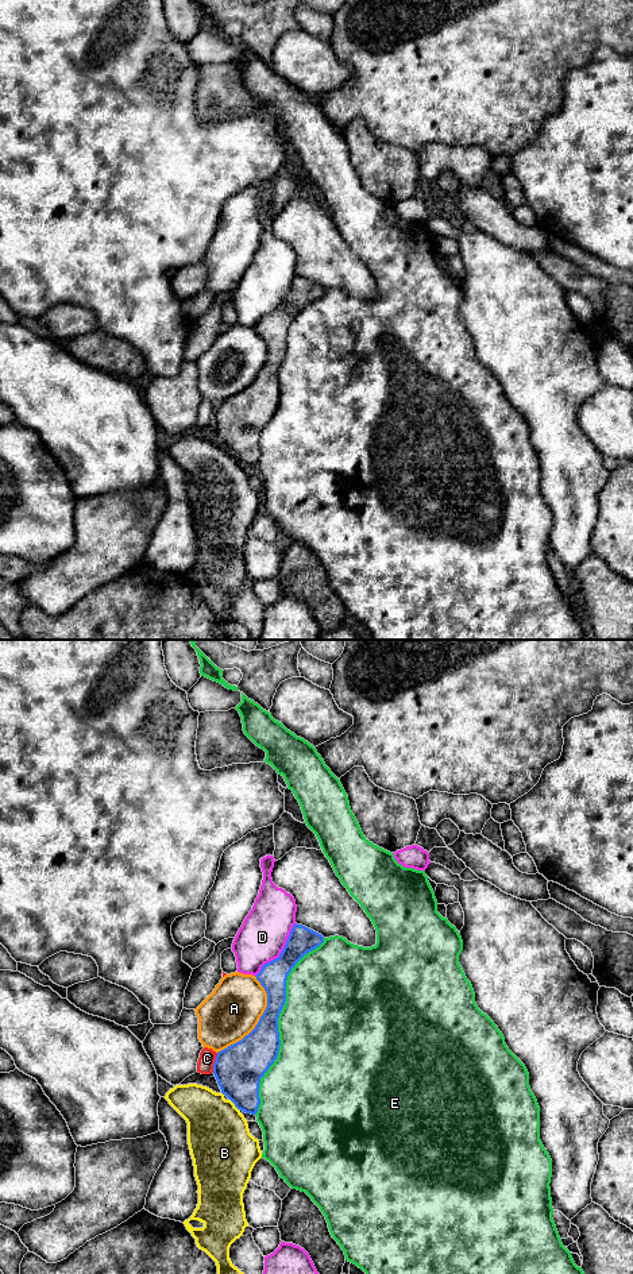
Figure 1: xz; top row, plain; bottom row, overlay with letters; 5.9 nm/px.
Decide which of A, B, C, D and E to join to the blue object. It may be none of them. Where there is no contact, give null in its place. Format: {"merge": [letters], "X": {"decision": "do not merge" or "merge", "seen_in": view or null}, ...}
{"merge": [], "A": {"decision": "do not merge", "seen_in": "xz"}, "B": {"decision": "do not merge", "seen_in": "xz"}, "C": {"decision": "do not merge", "seen_in": "xz"}, "D": {"decision": "do not merge", "seen_in": "xz"}, "E": {"decision": "do not merge", "seen_in": "xz"}}

